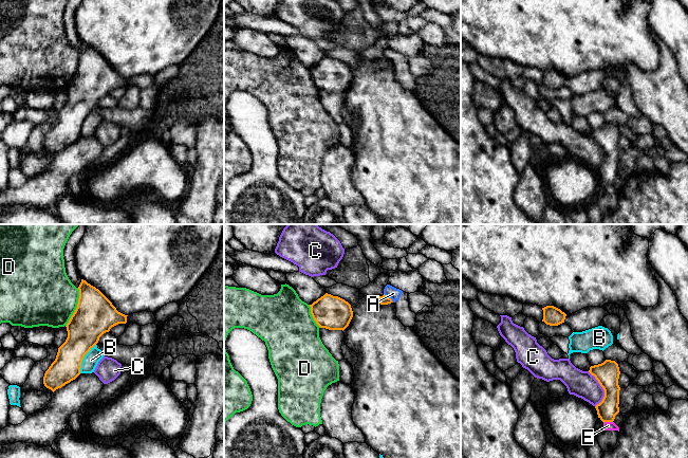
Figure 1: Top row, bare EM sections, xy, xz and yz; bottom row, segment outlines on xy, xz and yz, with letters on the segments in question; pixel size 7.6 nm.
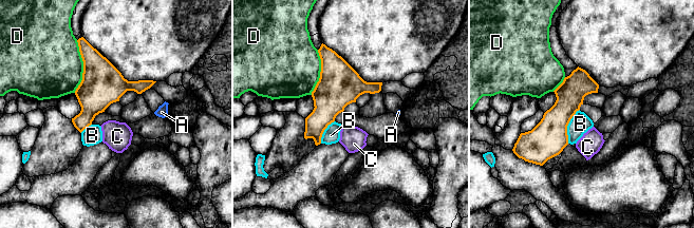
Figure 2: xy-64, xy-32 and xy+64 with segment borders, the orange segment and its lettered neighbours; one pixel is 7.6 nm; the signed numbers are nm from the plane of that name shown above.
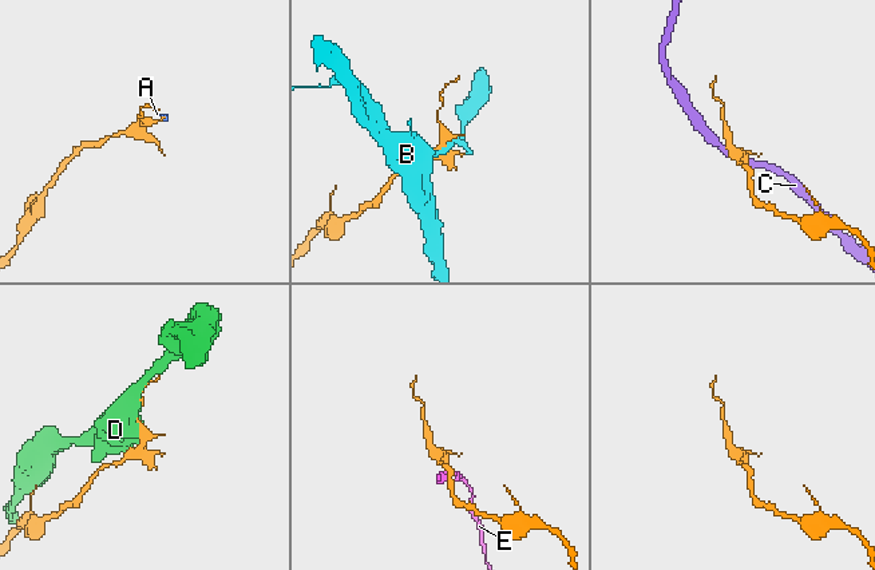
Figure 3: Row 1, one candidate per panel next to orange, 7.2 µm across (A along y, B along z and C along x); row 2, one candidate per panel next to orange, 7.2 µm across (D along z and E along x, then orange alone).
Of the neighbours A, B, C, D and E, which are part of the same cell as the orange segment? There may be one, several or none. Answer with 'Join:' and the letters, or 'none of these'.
Join: none of these

